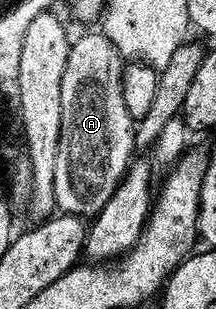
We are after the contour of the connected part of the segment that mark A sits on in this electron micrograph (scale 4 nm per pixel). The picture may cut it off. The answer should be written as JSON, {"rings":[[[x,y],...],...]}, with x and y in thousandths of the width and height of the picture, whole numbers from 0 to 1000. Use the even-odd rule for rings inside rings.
{"rings":[[[472,104],[403,107],[329,136],[319,204],[282,252],[282,450],[245,550],[245,631],[273,689],[417,709],[486,670],[616,518],[630,395],[579,346],[574,188]]]}

